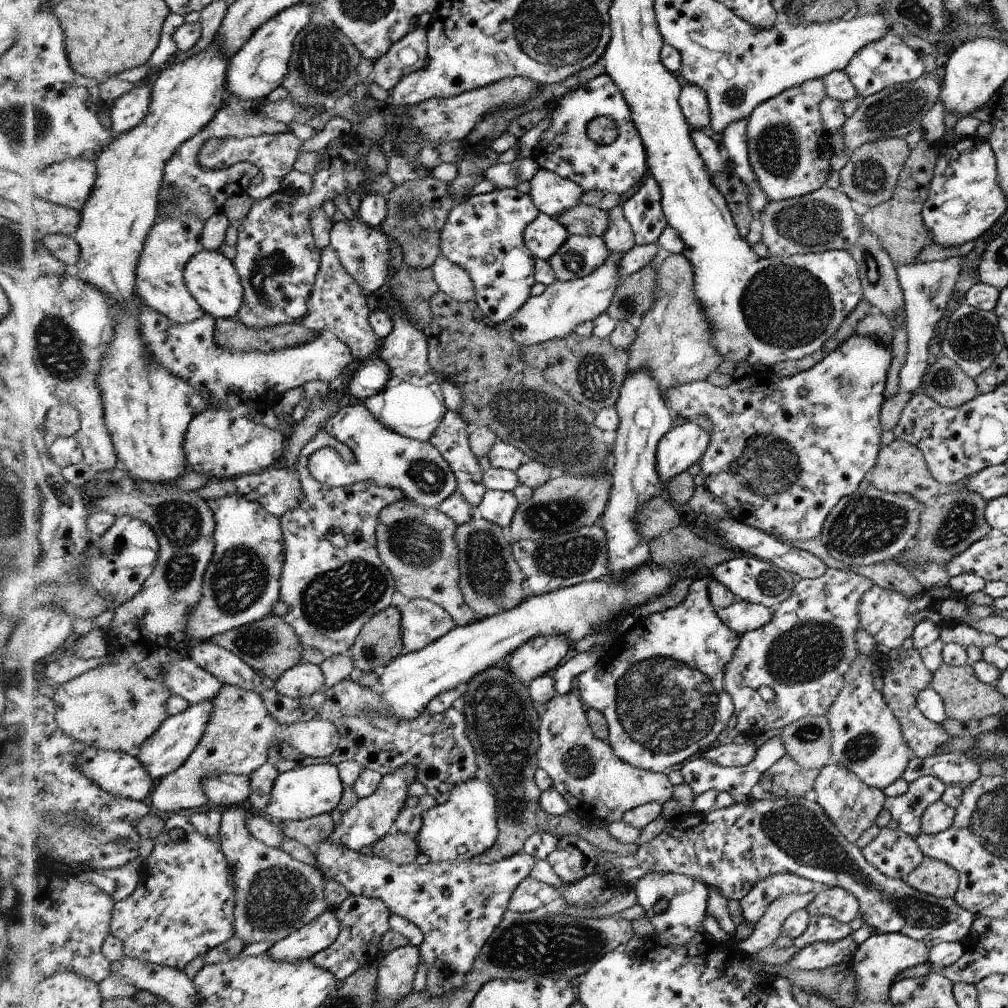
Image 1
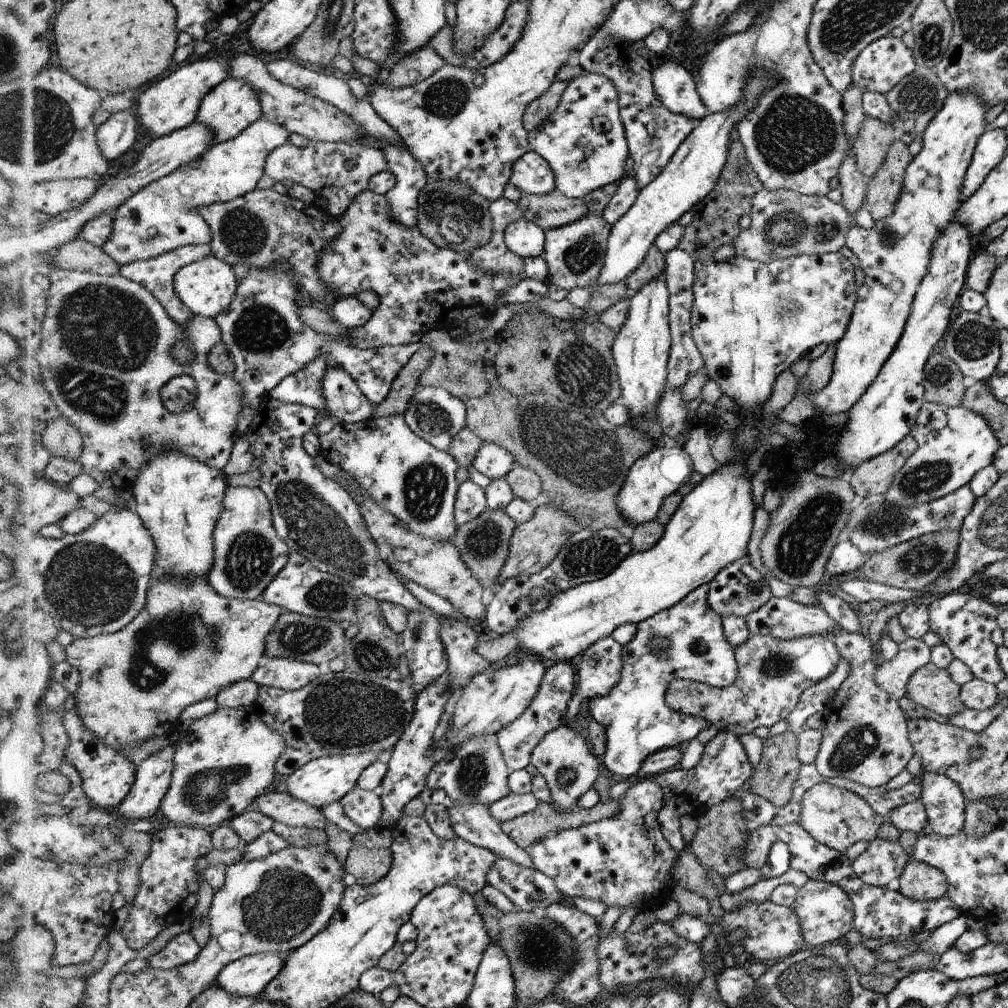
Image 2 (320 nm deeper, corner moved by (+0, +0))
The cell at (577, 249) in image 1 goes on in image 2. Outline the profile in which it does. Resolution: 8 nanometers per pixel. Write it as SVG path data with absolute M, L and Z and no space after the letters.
M588 212L582 219L566 227L546 230L545 250L542 254L549 270L546 283L560 286L569 292L578 287L594 285L603 270L611 228L612 225L602 214Z

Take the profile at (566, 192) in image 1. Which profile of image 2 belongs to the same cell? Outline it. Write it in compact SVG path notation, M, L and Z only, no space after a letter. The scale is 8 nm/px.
M528 150L512 165L508 183L520 188L522 193L548 194L555 190L555 173L543 156Z

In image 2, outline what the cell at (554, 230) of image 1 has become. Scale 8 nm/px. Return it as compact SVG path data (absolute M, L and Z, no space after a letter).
M524 218L510 224L505 230L504 242L519 257L537 257L545 250L546 231Z

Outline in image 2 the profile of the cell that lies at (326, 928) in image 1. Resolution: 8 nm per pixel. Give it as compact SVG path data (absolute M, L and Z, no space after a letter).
M287 954L245 956L224 968L217 983L236 996L258 997L266 992L275 976L286 967Z

